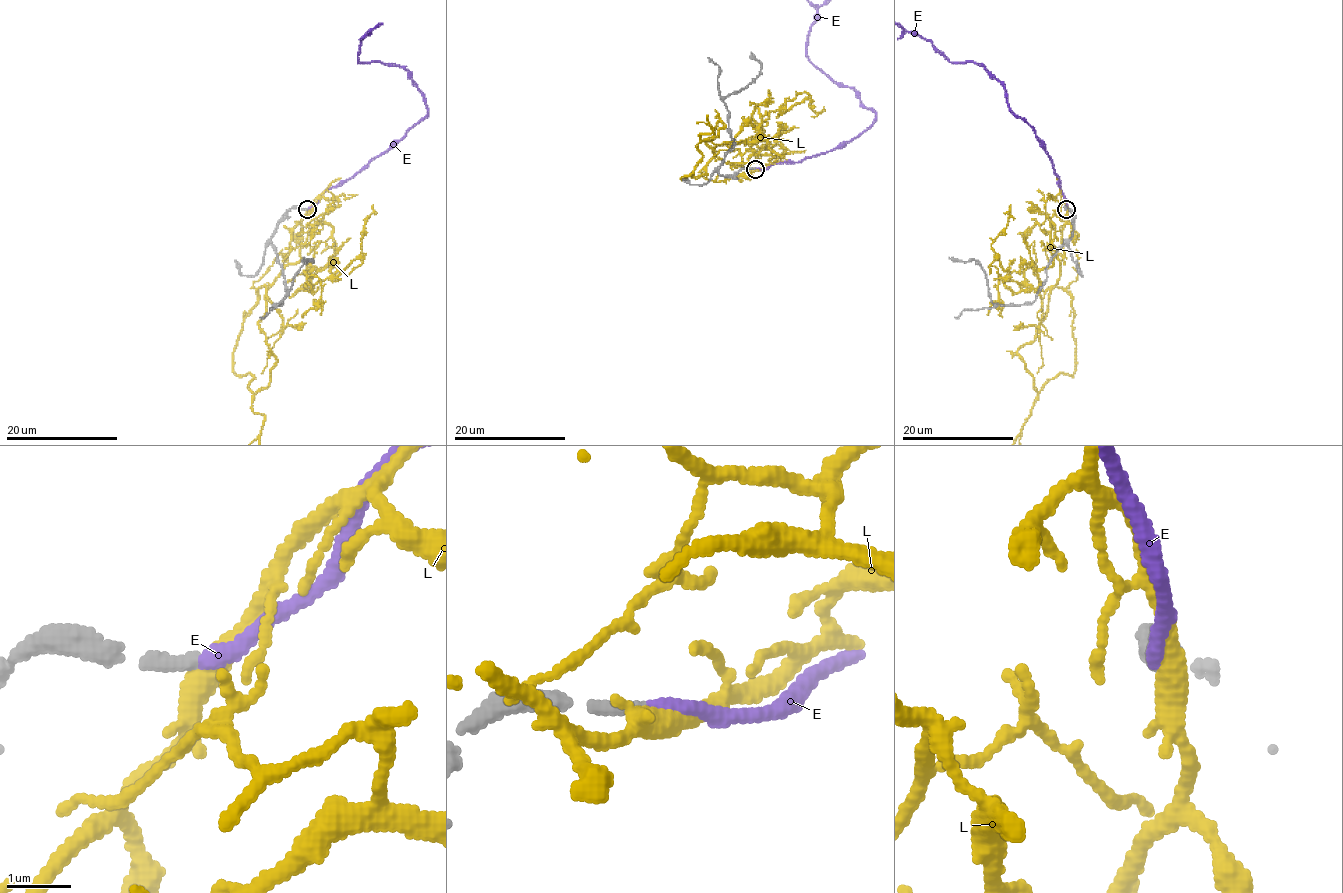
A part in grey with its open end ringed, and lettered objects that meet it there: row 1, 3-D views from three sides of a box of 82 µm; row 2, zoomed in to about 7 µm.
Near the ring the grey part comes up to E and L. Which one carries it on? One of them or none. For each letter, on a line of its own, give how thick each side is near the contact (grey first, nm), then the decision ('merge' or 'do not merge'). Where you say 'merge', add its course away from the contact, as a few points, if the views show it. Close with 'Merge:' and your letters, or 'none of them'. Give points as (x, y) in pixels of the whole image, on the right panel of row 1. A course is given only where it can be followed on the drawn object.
E: 240 nm thick on the grey side, 240 nm on the other; merge
L: 240 nm thick on the grey side, 320 nm on the other; do not merge
Merge: E

